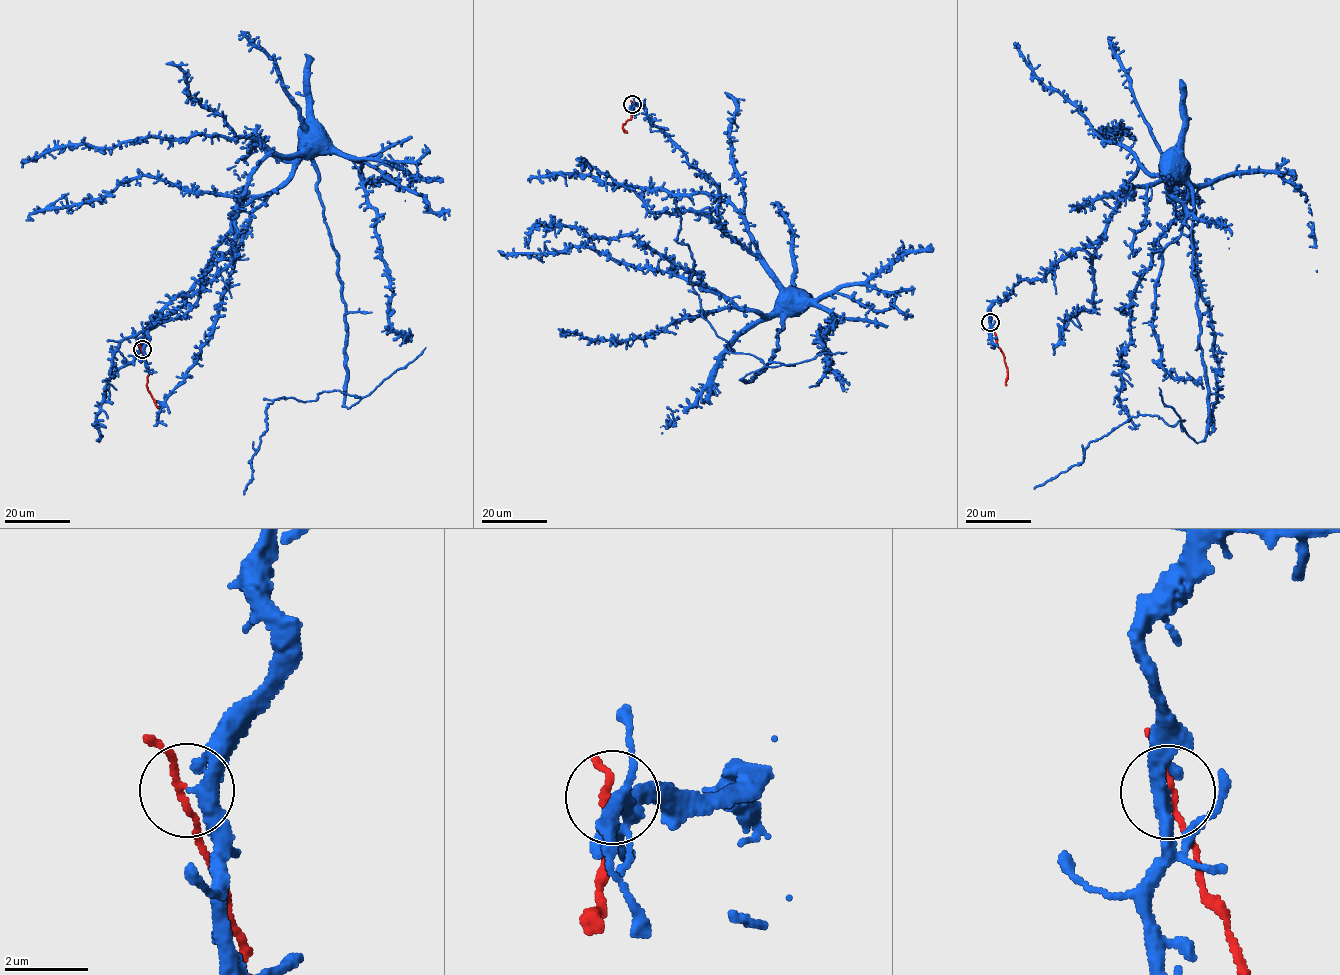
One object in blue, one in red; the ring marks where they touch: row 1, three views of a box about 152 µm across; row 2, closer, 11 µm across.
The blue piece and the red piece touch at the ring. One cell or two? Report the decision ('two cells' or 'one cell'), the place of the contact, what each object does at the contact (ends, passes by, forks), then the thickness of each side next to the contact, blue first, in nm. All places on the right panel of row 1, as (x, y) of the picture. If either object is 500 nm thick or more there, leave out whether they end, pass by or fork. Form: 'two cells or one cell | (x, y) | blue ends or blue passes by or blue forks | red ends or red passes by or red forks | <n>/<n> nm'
two cells | (990, 322) | blue passes by | red passes by | 300/120 nm

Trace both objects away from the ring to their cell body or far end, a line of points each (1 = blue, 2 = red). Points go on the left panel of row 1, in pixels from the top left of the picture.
1: (142, 350), (158, 313), (232, 262), (248, 174), (269, 154), (308, 145)
2: (142, 349), (149, 373), (147, 388), (158, 408)

